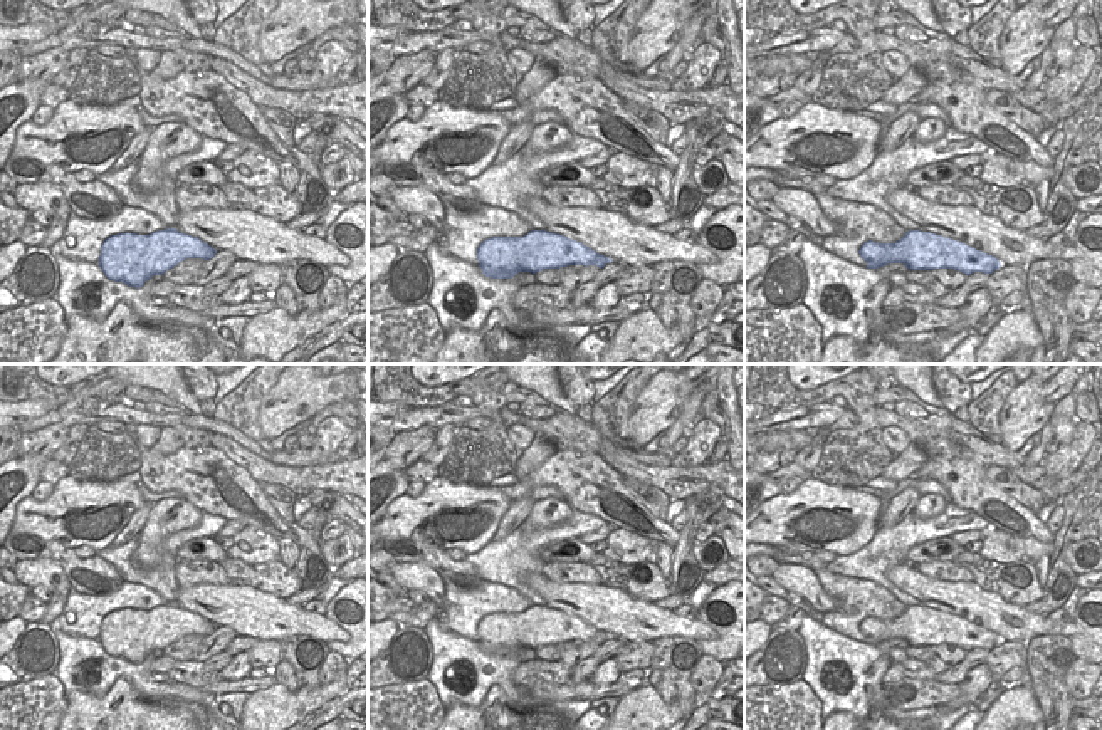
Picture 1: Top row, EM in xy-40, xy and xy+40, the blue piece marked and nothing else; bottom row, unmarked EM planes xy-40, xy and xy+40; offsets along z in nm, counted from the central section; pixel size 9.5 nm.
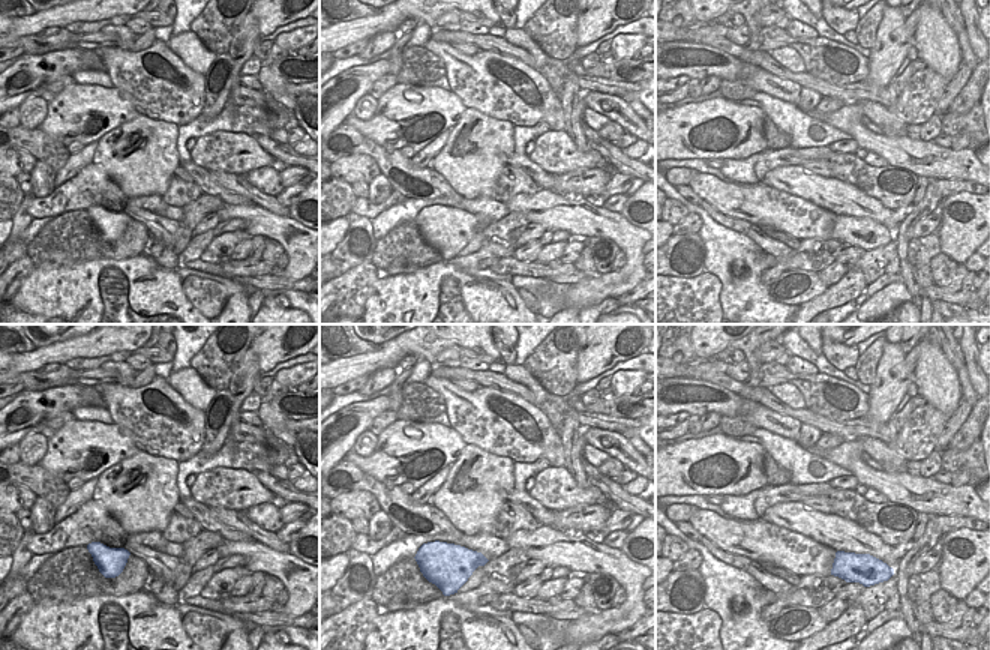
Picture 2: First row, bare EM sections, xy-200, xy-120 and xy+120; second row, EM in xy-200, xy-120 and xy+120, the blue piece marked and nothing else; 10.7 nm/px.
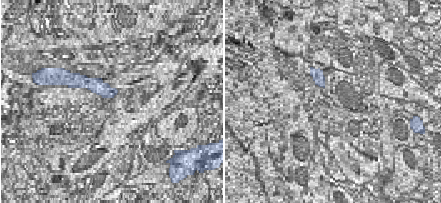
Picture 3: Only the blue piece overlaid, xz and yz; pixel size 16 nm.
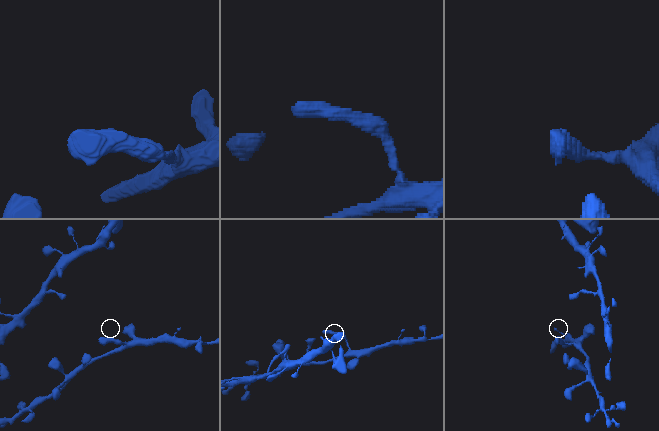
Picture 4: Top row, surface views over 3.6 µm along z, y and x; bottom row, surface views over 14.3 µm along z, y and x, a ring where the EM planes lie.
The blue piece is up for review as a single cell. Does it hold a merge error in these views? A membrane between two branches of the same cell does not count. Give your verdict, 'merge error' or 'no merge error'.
no merge error

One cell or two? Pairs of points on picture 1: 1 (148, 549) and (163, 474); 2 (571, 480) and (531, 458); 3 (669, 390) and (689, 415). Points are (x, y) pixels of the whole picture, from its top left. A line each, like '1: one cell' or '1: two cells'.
1: two cells
2: two cells
3: two cells

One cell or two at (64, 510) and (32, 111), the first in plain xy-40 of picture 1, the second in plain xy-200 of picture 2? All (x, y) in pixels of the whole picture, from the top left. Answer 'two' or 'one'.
two

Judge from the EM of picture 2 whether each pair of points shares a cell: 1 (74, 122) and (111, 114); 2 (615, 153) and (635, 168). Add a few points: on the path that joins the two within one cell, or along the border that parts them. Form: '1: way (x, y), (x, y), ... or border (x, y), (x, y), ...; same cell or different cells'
1: way (83, 113), (102, 110); same cell
2: way (620, 158), (630, 165); same cell

